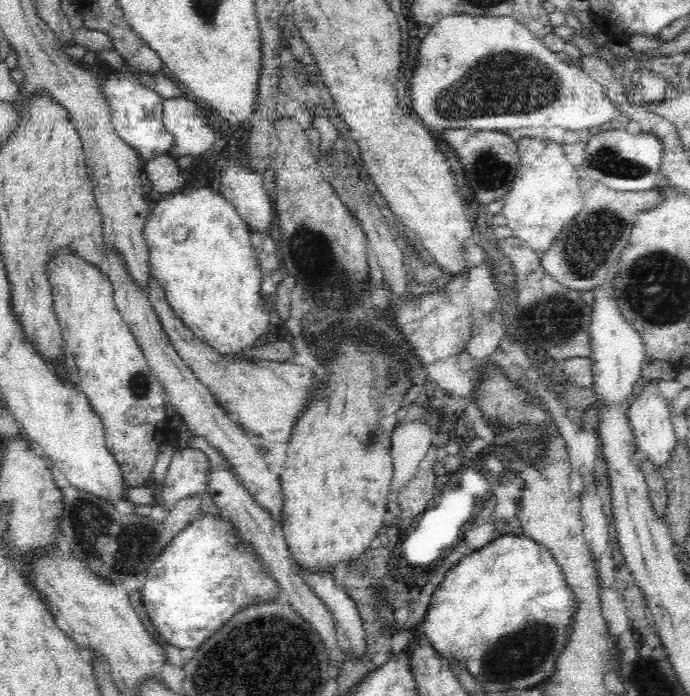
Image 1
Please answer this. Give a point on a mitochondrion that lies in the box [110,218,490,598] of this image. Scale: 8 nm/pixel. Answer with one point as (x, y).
(307, 248)

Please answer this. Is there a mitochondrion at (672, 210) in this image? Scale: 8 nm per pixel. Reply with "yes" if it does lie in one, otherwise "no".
no

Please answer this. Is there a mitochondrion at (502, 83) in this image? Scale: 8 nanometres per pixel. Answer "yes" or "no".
yes

